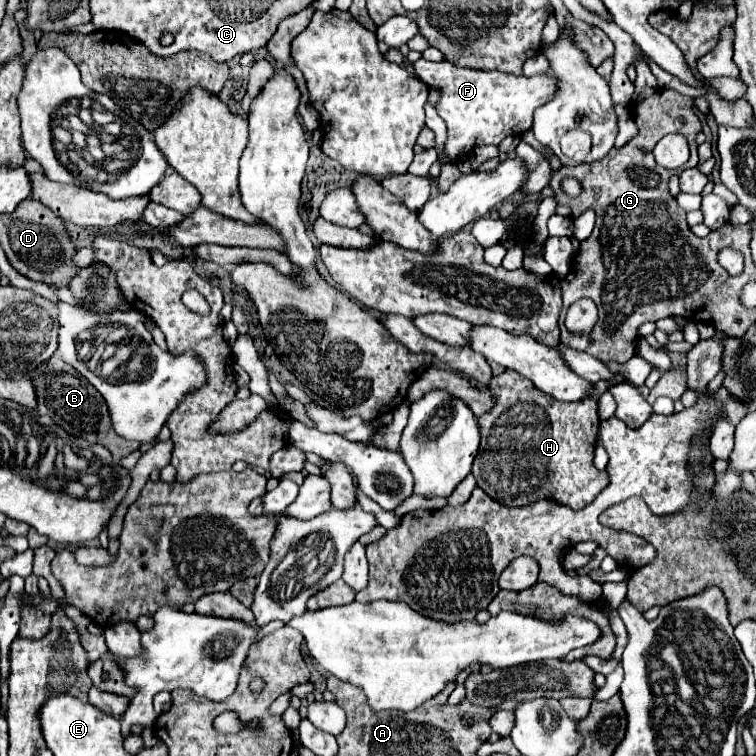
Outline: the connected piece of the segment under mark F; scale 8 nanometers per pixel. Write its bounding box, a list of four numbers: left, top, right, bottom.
[413,59,557,159]

